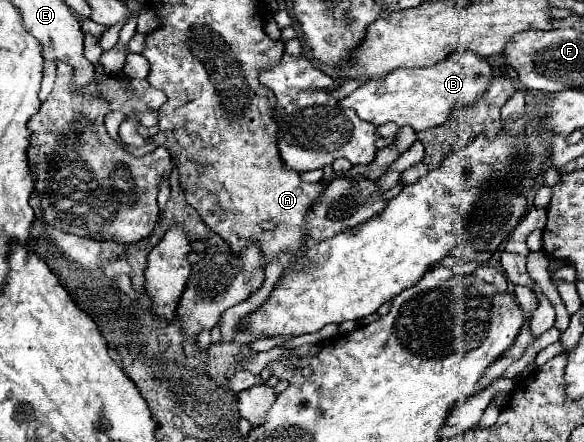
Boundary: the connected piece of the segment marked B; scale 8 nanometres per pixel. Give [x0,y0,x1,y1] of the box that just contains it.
[339,53,493,131]

